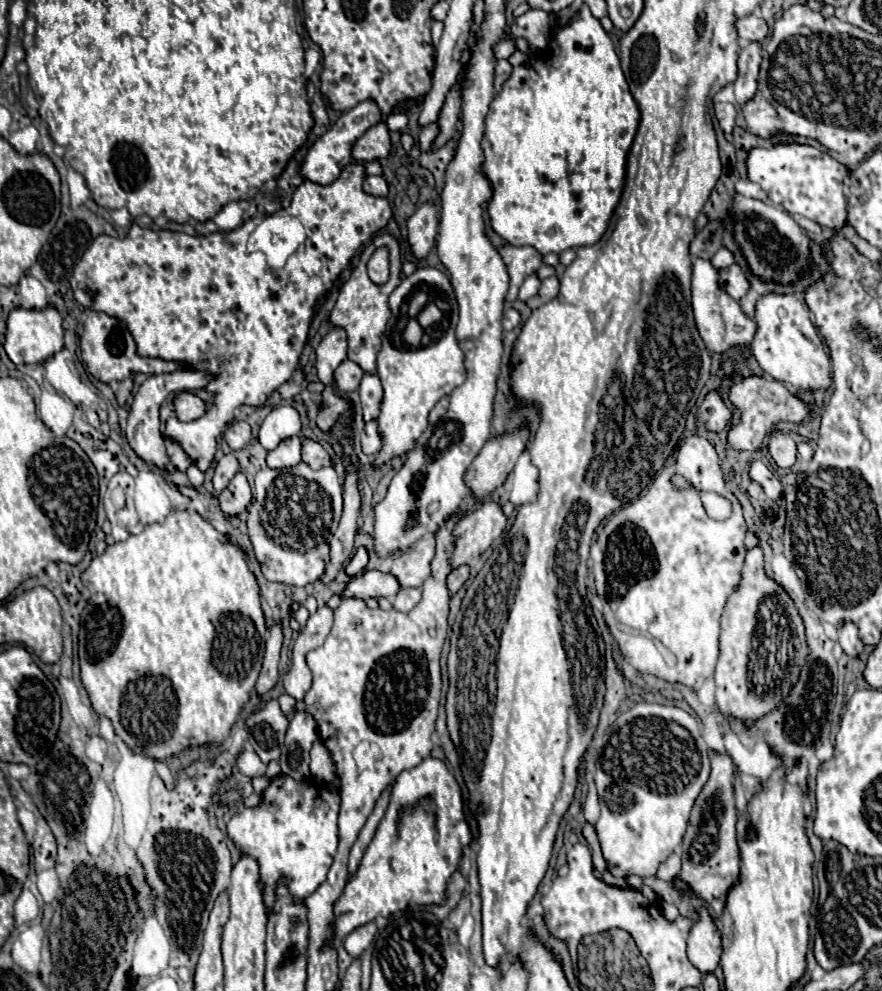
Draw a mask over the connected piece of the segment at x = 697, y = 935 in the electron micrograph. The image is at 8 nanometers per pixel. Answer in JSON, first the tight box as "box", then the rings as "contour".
{"box":[688,907,722,973],"contour":[[[702,907],[698,909],[700,921],[694,923],[690,937],[688,937],[688,959],[700,973],[714,973],[720,963],[722,945],[720,945],[720,931],[716,929],[710,913]]]}

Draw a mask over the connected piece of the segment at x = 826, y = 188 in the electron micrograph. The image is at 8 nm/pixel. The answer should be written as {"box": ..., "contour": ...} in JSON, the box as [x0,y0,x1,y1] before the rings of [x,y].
{"box":[746,143,848,231],"contour":[[[776,143],[770,149],[754,147],[746,159],[748,179],[758,183],[774,205],[782,205],[788,213],[802,215],[820,227],[840,231],[846,225],[846,197],[844,177],[848,169],[830,157],[828,151],[820,151],[802,143]]]}

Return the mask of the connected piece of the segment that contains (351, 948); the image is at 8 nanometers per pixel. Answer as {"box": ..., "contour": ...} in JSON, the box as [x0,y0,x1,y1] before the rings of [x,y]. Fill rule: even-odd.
{"box":[344,923,376,959],"contour":[[[366,923],[358,929],[354,929],[346,939],[344,939],[344,949],[348,951],[350,957],[358,959],[362,951],[366,949],[374,940],[376,934],[376,923]]]}

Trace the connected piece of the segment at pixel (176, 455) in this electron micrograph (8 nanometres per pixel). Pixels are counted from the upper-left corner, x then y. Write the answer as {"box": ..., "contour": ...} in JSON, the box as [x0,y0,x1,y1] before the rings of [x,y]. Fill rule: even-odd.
{"box":[166,437,190,471],"contour":[[[166,437],[166,453],[168,453],[168,459],[170,463],[178,469],[178,471],[186,471],[190,467],[190,457],[186,455],[186,451],[170,437]]]}

